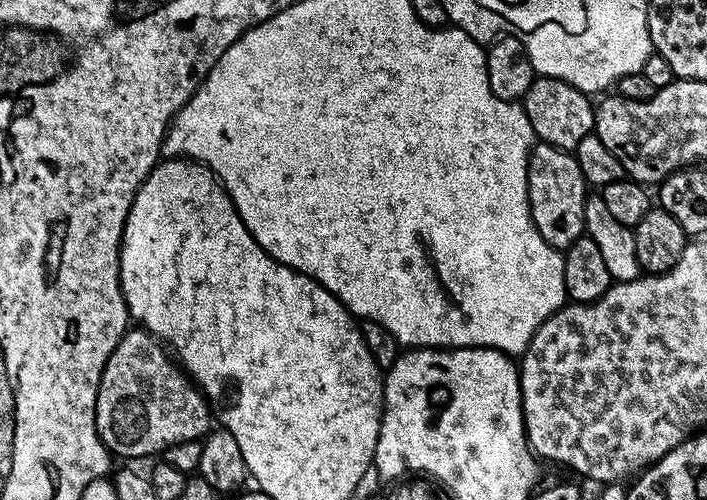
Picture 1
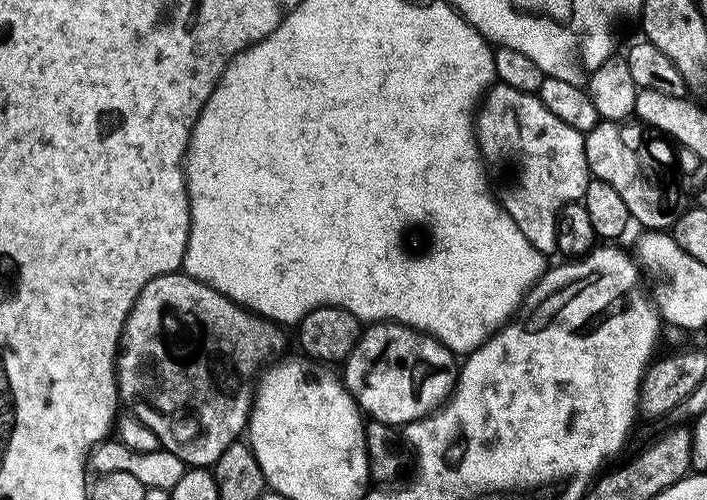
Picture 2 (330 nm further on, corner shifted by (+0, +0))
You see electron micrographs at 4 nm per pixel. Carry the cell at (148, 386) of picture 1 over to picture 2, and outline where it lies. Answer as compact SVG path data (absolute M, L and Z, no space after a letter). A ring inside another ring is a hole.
M183 271L162 274L141 290L124 323L116 357L118 396L131 415L158 434L161 449L177 455L187 466L208 468L215 465L217 458L231 444L241 439L252 410L252 404L246 404L246 398L252 398L254 394L250 388L238 390L236 374L226 372L230 366L209 352L202 356L202 370L196 372L200 378L194 378L192 370L188 372L188 382L180 384L182 380L176 380L174 362L170 360L166 366L166 358L170 356L170 350L174 350L172 344L156 346L156 318L168 310L186 316L188 322L194 318L196 322L190 322L192 330L200 326L202 332L196 330L202 334L200 342L212 342L214 346L210 348L230 350L238 340L238 326L234 326L234 303L228 297ZM208 366L212 370L208 370Z

